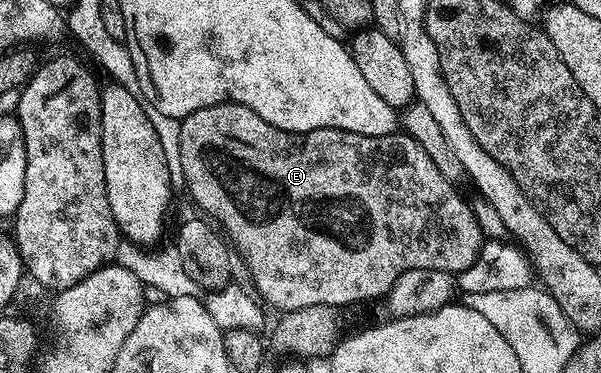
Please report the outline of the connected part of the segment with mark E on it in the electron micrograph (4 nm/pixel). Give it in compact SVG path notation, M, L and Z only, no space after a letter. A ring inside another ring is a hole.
M219 103L206 109L198 109L180 120L180 156L182 157L183 186L188 187L192 199L201 207L203 214L230 240L235 254L248 262L255 292L269 308L277 307L280 313L306 309L310 305L326 305L343 309L347 303L360 303L375 295L387 296L388 290L410 269L434 269L459 273L465 271L480 256L486 237L474 217L466 199L455 191L453 180L447 179L438 171L434 162L422 147L405 133L366 137L362 133L350 133L342 129L314 129L313 131L283 131L270 121L262 121L254 109L246 109L241 103Z

